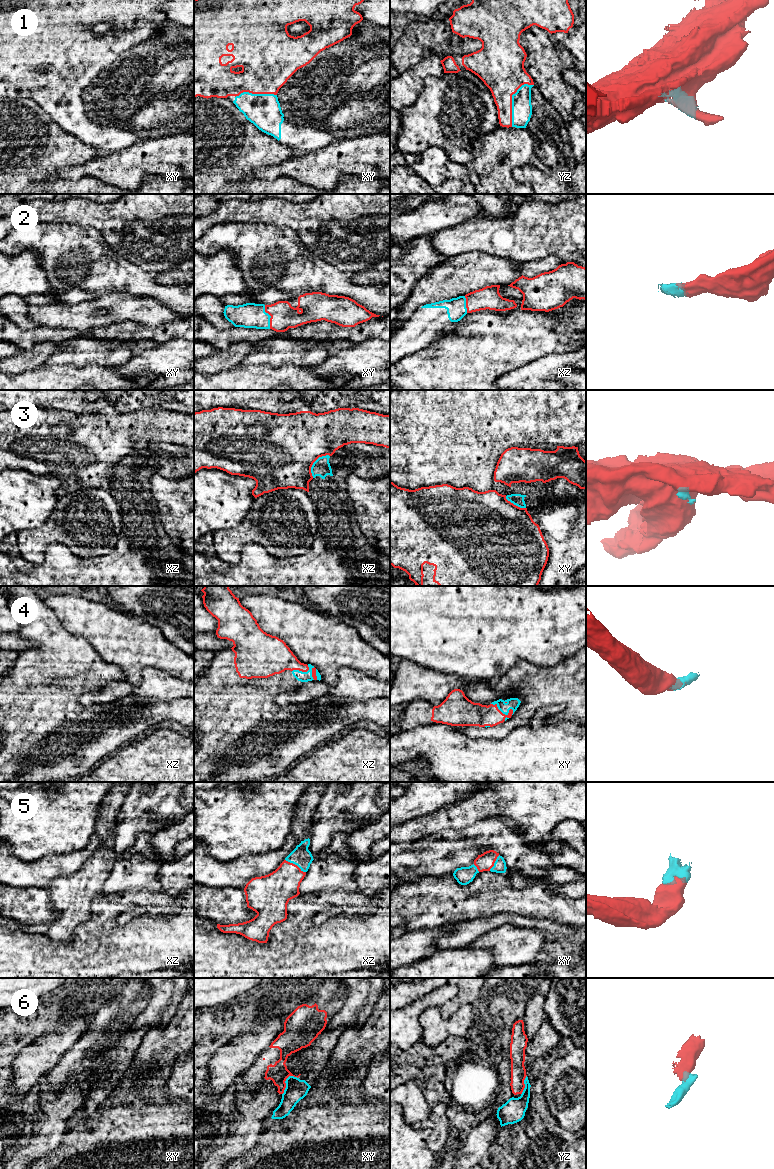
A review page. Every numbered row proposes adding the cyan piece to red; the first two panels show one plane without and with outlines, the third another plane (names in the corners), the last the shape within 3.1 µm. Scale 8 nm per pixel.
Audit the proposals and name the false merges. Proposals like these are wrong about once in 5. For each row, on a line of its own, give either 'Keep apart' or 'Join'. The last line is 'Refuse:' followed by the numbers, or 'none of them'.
1: Join
2: Join
3: Join
4: Join
5: Join
6: Keep apart
Refuse: 6

